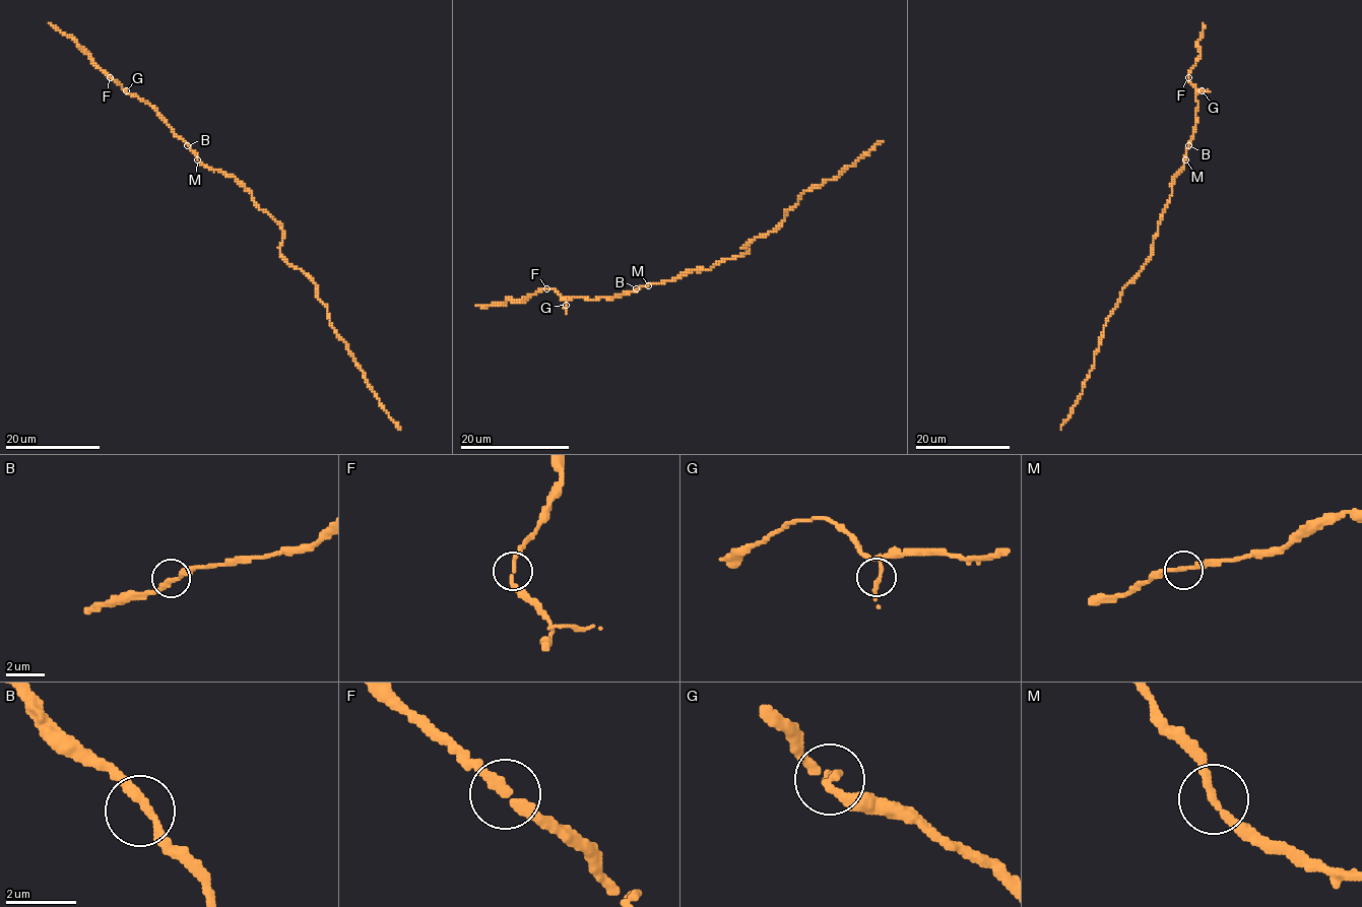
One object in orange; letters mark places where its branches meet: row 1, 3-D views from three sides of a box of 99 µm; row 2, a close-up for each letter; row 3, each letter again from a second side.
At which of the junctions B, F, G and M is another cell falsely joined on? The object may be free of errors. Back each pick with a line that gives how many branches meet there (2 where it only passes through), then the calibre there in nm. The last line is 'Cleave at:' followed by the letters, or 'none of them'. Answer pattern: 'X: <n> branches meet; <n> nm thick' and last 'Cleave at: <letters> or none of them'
Cleave at: none of them

